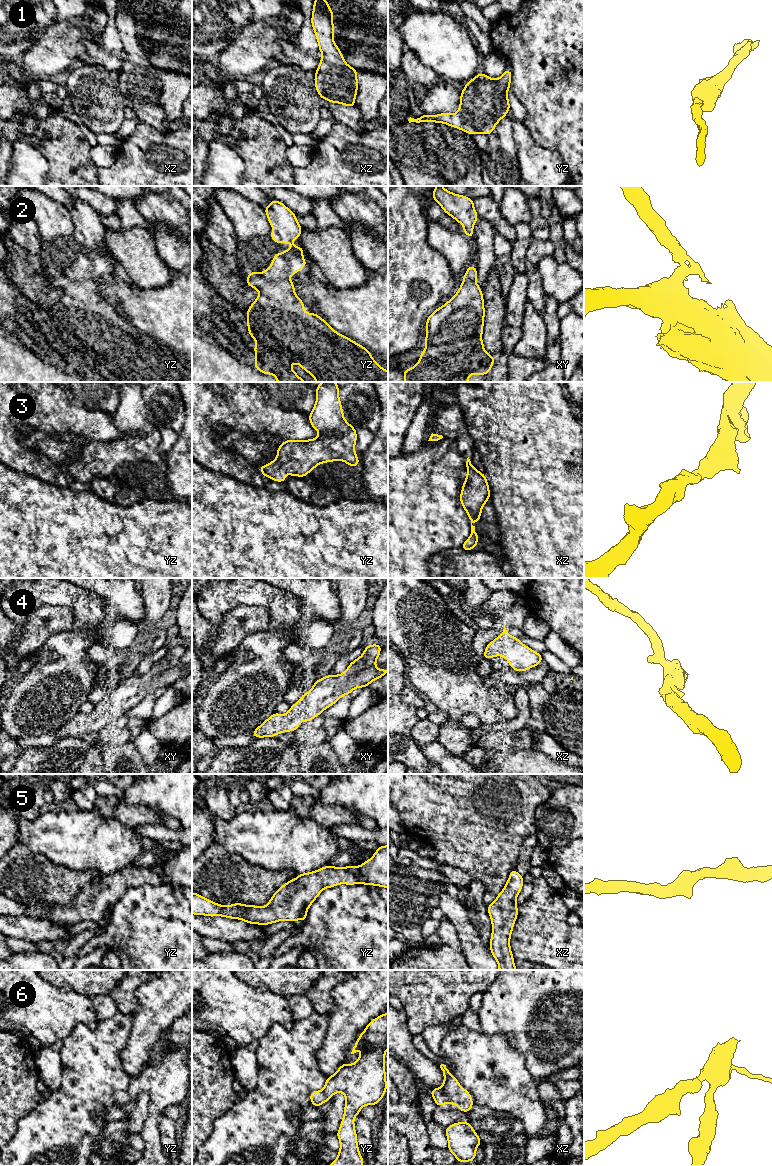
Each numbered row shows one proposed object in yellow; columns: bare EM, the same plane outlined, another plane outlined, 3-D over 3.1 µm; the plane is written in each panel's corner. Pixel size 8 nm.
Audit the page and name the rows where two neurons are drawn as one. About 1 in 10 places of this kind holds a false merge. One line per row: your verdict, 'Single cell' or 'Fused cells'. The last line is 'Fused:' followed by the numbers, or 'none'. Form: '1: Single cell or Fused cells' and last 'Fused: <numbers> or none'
1: Single cell
2: Single cell
3: Single cell
4: Single cell
5: Single cell
6: Single cell
Fused: none

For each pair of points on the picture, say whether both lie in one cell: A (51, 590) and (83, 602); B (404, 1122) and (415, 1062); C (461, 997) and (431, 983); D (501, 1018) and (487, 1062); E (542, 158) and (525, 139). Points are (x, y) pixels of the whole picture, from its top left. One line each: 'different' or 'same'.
A: same
B: different
C: same
D: different
E: same

